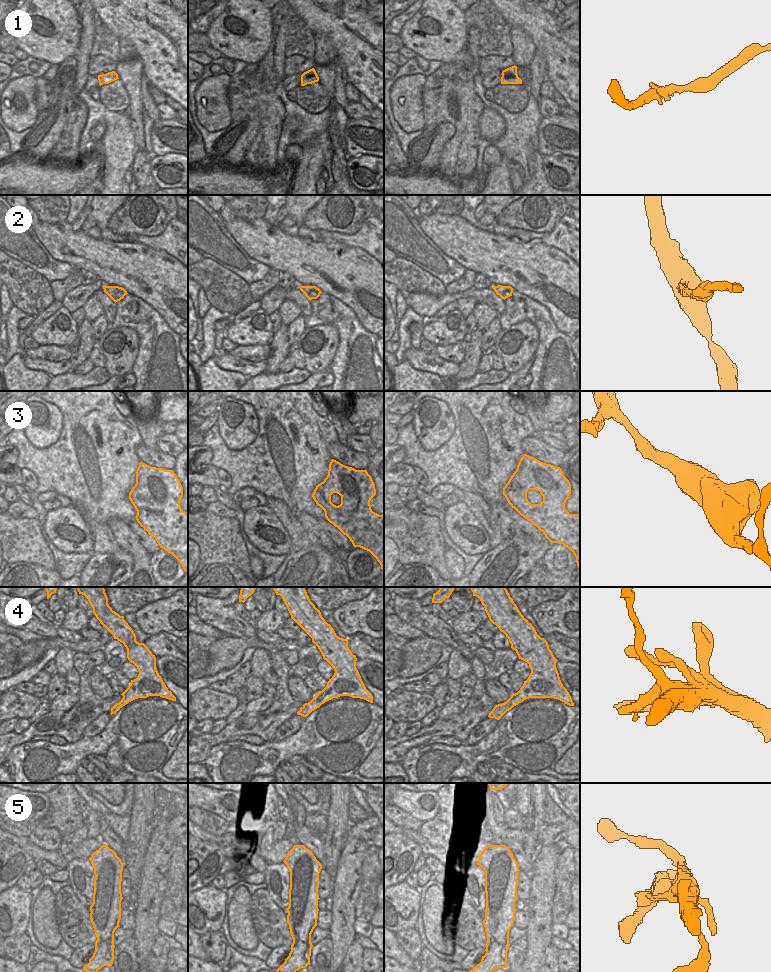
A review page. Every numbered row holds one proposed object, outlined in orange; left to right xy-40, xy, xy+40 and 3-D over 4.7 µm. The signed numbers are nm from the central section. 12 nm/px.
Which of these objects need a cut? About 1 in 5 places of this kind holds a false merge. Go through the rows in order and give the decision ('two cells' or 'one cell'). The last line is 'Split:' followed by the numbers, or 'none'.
1: one cell
2: one cell
3: one cell
4: two cells
5: one cell
Split: 4

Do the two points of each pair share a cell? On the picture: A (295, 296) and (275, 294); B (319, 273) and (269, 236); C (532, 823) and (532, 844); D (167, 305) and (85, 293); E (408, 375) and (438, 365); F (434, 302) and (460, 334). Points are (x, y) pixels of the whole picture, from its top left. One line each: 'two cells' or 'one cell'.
A: two cells
B: one cell
C: one cell
D: two cells
E: two cells
F: two cells

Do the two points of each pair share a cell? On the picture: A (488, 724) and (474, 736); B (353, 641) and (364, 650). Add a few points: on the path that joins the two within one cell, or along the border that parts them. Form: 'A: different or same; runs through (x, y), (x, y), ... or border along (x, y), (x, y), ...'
A: same; runs through (484, 728), (478, 735)
B: same; runs through (356, 644), (361, 649)

